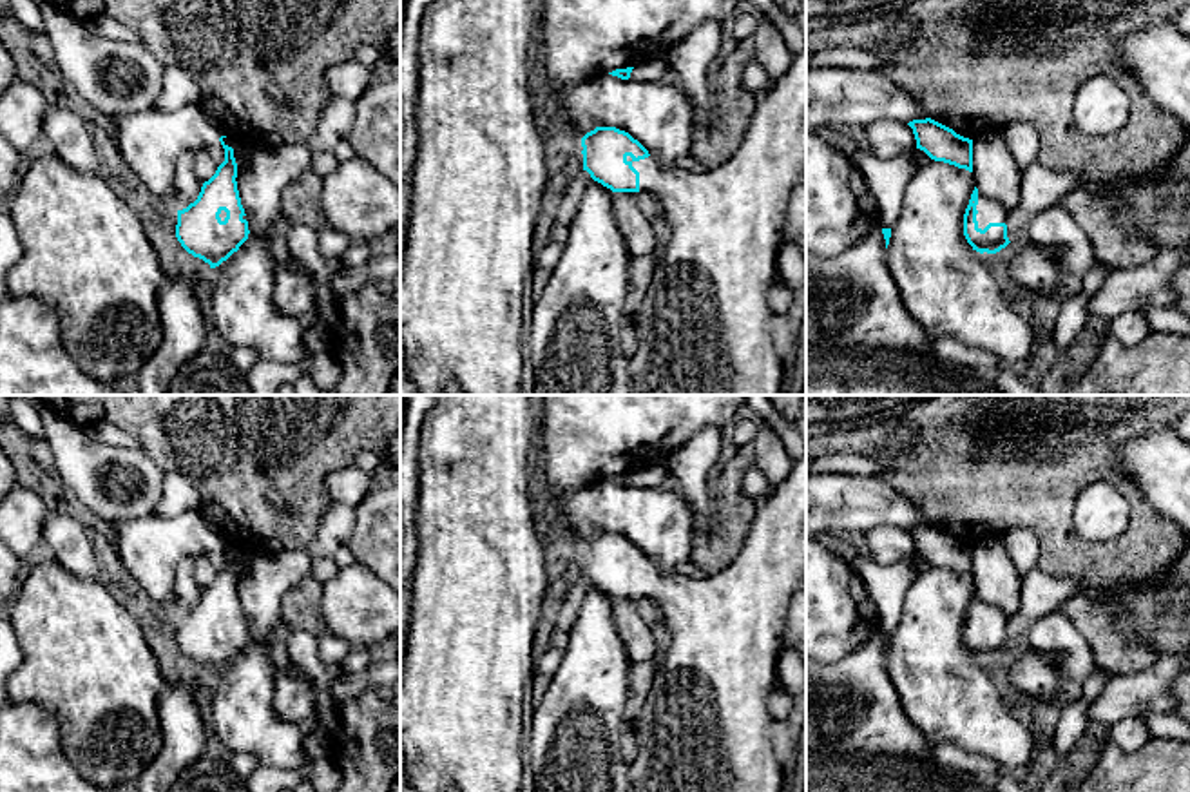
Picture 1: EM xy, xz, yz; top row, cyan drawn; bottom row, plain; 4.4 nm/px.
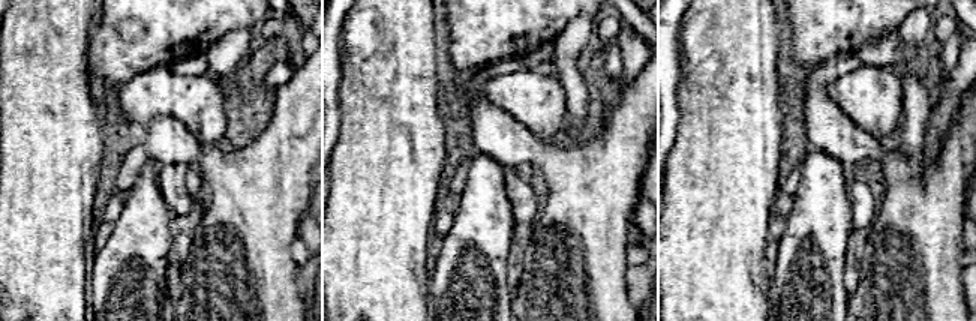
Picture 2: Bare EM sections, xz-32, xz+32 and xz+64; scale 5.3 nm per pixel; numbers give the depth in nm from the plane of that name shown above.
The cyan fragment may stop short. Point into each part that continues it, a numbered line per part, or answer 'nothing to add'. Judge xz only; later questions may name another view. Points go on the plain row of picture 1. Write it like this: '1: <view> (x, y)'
1: xz (705, 727)

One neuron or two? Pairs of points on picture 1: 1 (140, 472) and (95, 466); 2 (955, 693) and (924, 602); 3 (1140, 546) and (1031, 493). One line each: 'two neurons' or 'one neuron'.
1: one neuron
2: one neuron
3: one neuron

